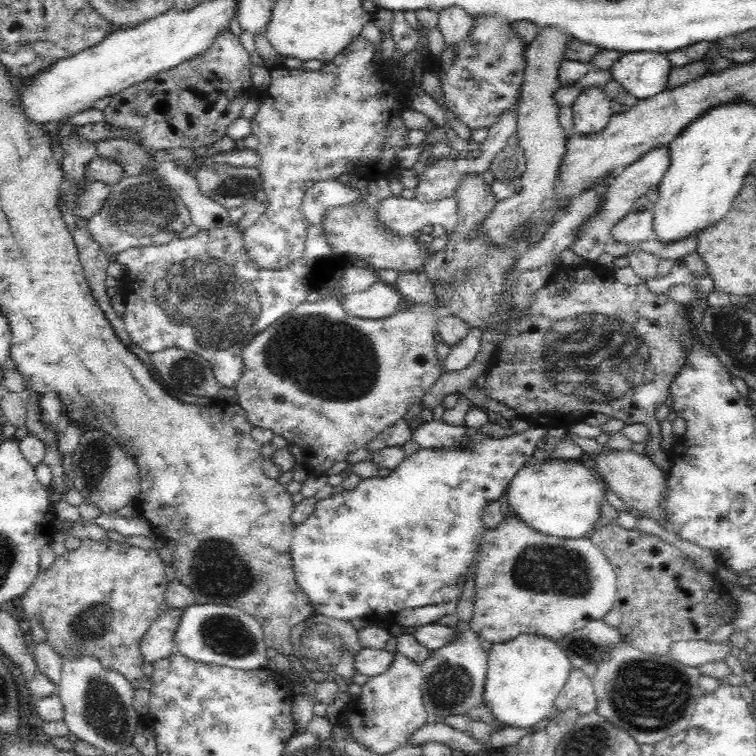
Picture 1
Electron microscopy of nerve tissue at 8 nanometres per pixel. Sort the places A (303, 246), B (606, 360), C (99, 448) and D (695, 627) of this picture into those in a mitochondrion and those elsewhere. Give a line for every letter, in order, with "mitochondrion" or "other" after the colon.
A: other
B: mitochondrion
C: mitochondrion
D: other

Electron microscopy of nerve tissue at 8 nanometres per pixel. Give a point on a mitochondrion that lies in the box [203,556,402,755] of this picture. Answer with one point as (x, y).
(317, 640)

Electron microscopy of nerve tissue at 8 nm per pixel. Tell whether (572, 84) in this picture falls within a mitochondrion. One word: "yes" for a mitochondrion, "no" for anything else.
no

